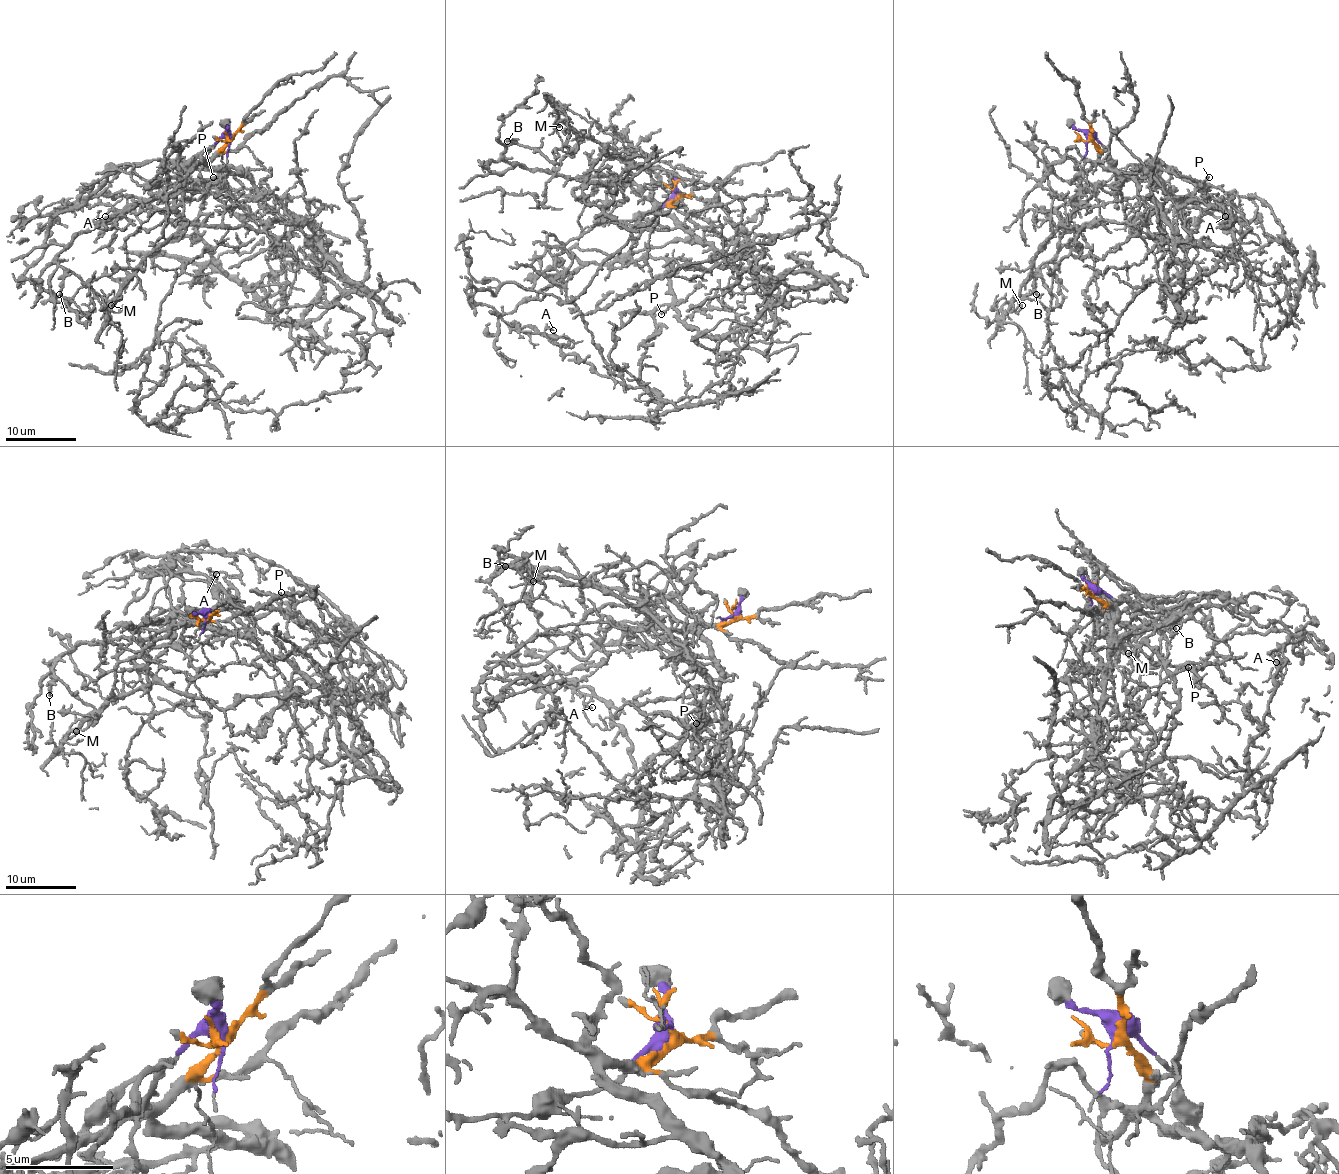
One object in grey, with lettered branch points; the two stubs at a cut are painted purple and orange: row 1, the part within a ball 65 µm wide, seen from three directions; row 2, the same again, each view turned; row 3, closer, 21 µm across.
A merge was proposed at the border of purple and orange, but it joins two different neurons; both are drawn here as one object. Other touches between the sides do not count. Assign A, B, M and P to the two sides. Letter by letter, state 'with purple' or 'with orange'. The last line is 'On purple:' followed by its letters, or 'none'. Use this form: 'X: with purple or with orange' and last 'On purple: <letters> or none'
A: with orange
B: with orange
M: with purple
P: with orange
On purple: M

